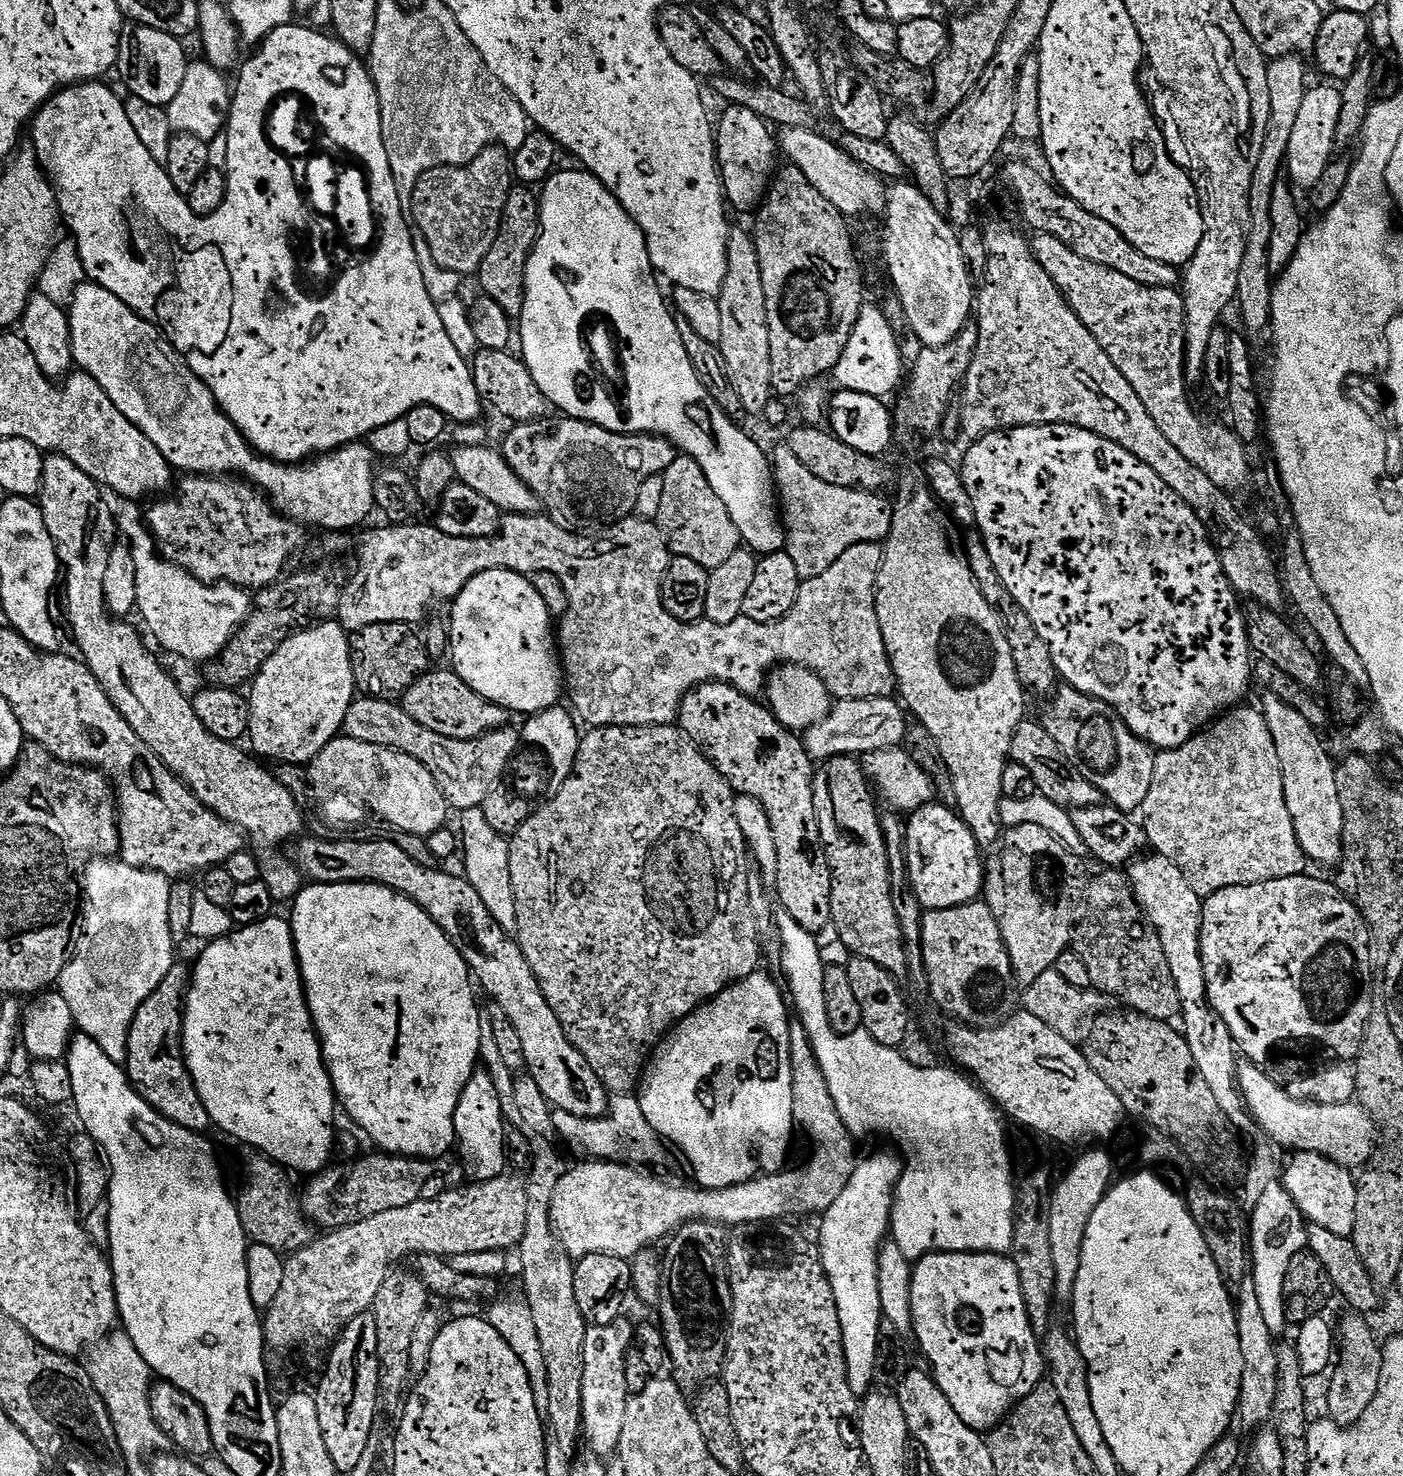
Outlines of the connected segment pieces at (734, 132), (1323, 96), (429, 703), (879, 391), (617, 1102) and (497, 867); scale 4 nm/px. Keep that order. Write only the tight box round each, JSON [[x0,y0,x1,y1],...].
[[714,104,778,213],[1286,83,1342,189],[402,670,510,740],[834,306,901,398],[552,1094,661,1166],[460,807,518,933]]

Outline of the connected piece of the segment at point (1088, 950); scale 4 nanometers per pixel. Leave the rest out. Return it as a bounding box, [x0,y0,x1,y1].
[1071,866,1180,1021]

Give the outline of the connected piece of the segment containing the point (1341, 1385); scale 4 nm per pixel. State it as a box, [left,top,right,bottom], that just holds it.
[1327,1314,1384,1428]

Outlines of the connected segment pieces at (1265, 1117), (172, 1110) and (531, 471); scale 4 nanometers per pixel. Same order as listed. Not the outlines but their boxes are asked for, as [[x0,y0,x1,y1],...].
[[1236,1063,1374,1170],[123,963,213,1134],[502,418,678,529]]

